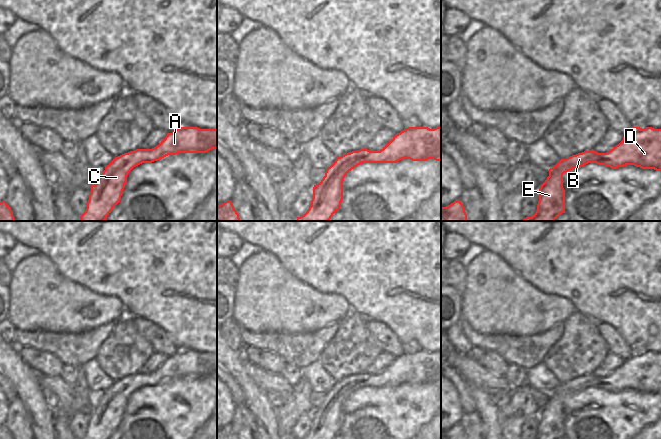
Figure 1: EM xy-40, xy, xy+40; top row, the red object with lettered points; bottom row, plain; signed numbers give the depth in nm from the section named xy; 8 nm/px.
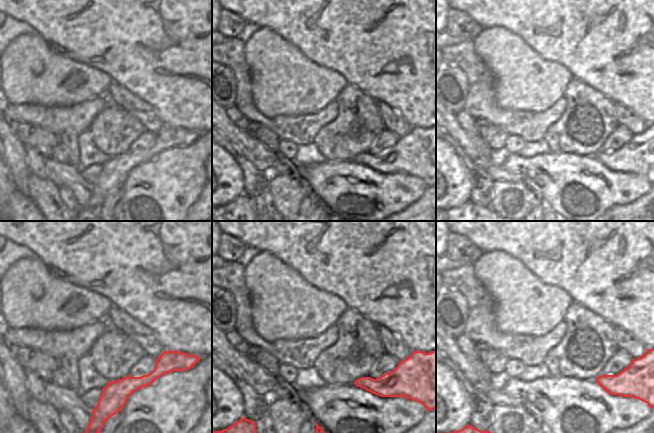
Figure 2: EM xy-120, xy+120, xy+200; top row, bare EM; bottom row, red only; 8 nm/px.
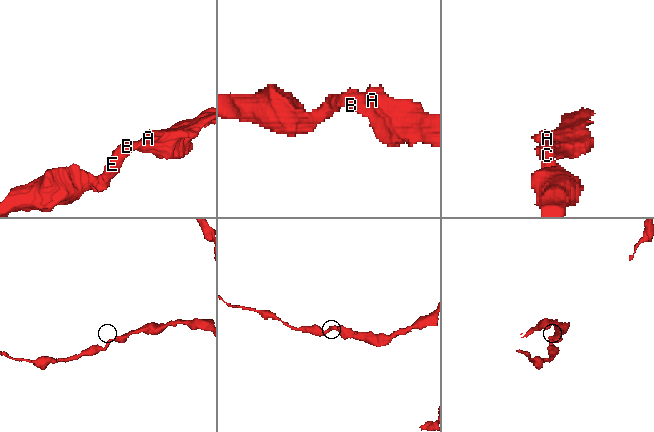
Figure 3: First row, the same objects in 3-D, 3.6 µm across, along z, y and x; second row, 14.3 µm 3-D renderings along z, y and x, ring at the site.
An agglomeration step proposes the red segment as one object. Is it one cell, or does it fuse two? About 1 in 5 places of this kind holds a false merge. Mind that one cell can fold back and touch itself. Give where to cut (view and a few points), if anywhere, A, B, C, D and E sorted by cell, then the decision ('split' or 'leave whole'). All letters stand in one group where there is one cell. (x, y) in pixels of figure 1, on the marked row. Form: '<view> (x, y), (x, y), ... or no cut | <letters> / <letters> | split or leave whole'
no cut | A B C D E | leave whole

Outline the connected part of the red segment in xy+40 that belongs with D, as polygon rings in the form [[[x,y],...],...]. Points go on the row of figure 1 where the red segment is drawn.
[[[633,127],[618,145],[606,153],[598,153],[592,149],[561,159],[549,169],[549,176],[539,188],[535,214],[522,221],[555,221],[565,213],[563,174],[588,163],[612,169],[634,165],[661,172],[661,129]]]

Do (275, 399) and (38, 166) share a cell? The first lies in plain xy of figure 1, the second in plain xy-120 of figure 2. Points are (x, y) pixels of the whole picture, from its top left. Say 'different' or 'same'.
same

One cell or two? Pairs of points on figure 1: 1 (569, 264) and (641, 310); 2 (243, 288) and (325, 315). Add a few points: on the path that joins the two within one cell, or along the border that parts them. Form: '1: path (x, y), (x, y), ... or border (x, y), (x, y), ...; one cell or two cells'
1: path (587, 274), (610, 297), (623, 298); one cell
2: path (263, 293), (270, 300), (298, 308), (305, 315); one cell

